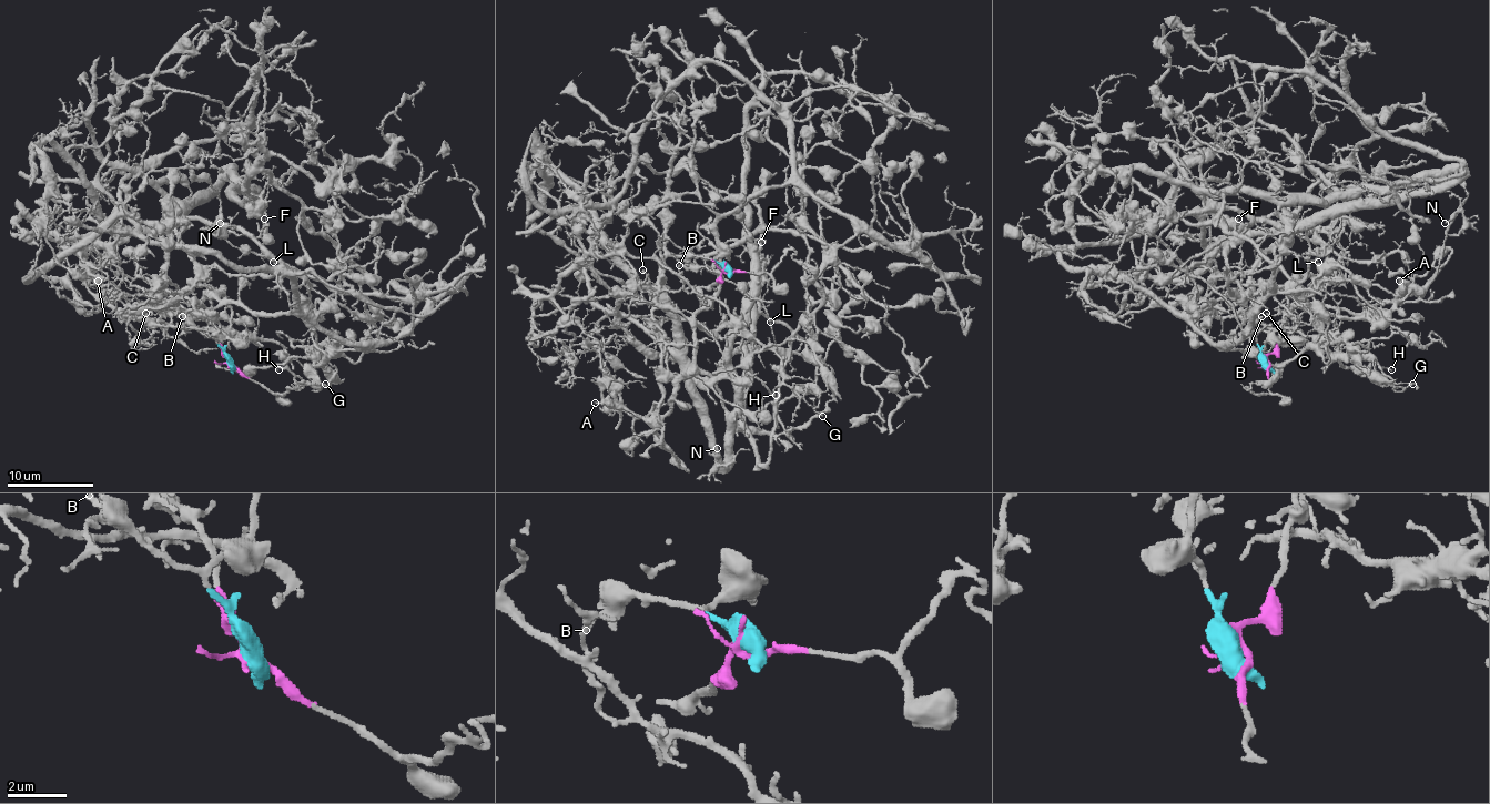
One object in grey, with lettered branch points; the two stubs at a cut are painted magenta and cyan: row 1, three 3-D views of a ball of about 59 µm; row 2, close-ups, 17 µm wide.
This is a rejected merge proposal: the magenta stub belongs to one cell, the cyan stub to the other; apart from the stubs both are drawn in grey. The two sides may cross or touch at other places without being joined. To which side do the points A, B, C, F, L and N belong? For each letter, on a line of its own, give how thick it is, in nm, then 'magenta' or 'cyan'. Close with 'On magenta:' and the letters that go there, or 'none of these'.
A: 190 nm | cyan
B: 120 nm | cyan
C: 130 nm | magenta
F: 180 nm | magenta
L: 150 nm | magenta
N: 180 nm | magenta
On magenta: C, F, L, N

